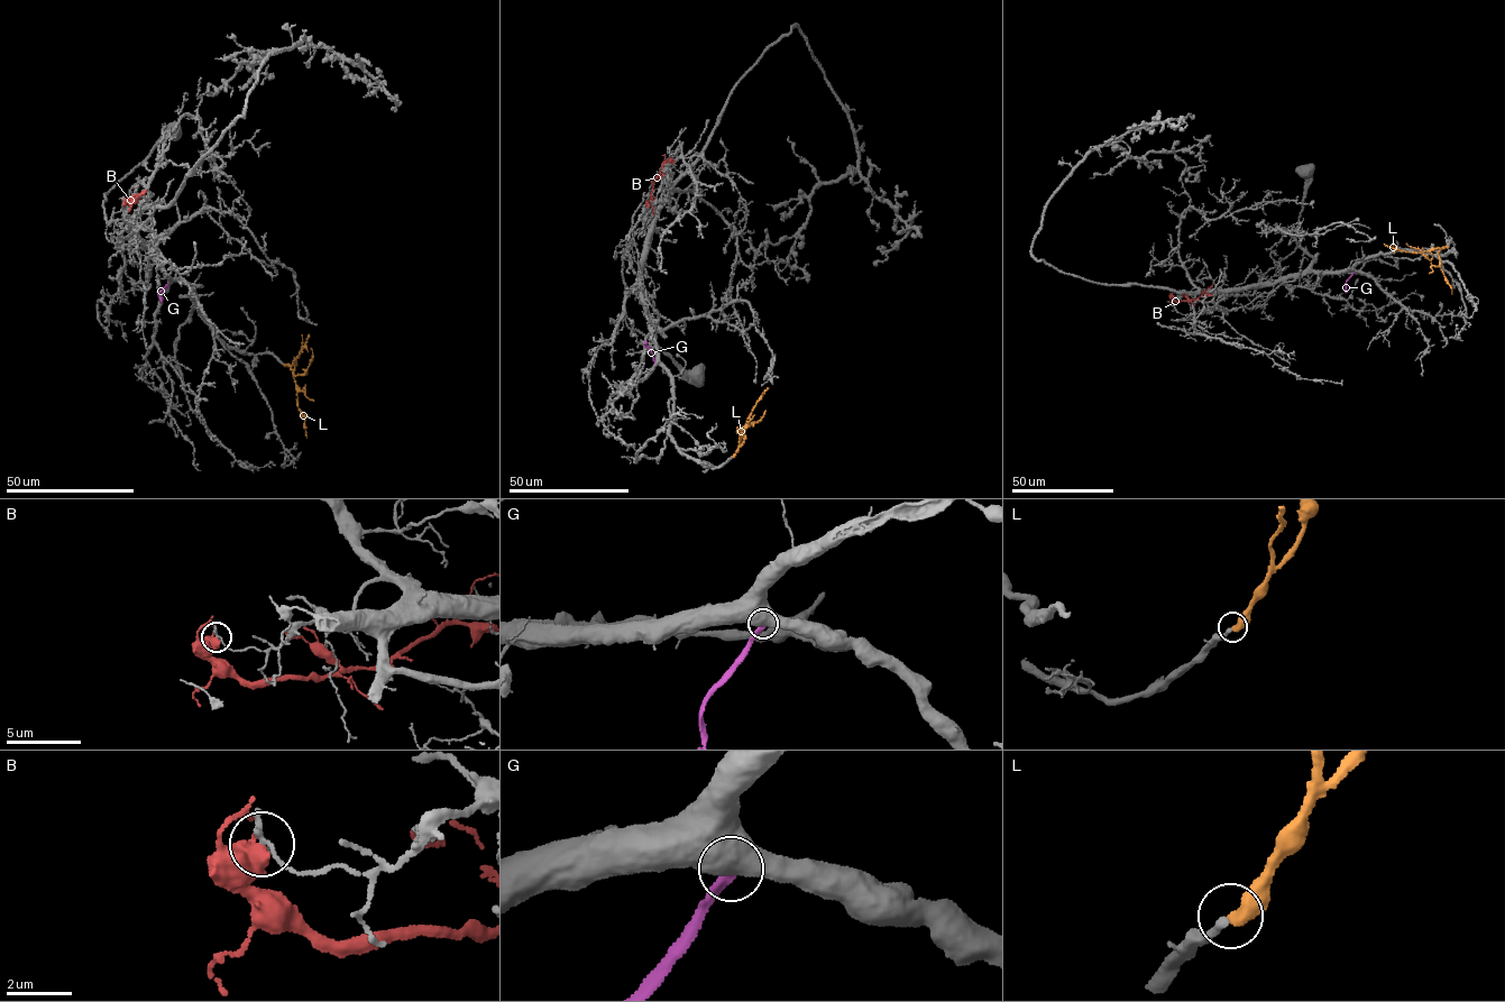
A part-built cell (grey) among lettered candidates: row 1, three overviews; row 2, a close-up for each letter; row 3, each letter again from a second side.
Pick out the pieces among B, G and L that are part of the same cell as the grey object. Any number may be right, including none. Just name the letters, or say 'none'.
L

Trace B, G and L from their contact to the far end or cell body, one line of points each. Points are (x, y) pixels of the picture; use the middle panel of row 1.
B: (671, 162), (663, 164), (654, 182), (649, 202), (654, 214)
G: (654, 362), (645, 342)
L: (733, 457), (741, 440), (737, 426)

